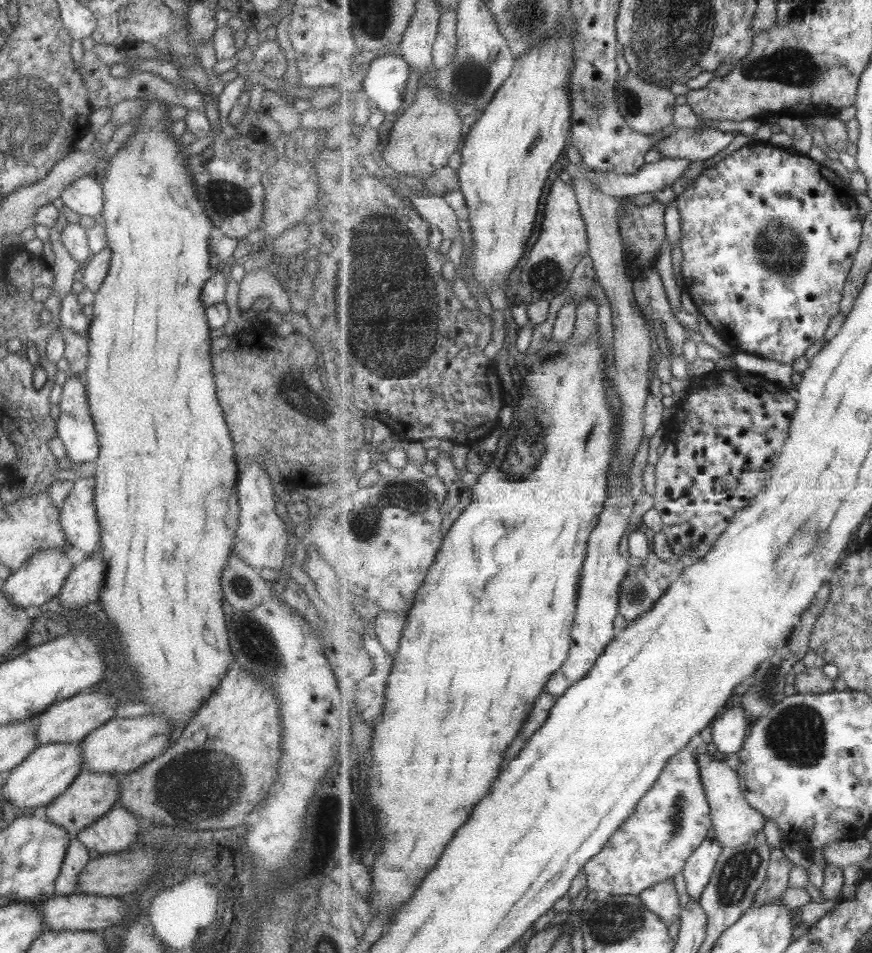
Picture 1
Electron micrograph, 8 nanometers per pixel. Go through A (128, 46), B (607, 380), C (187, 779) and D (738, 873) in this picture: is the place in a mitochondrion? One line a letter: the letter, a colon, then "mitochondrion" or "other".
A: other
B: other
C: mitochondrion
D: mitochondrion

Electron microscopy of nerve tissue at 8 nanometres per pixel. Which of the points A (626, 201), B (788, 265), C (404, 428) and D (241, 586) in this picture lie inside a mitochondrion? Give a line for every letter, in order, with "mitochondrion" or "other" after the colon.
A: other
B: mitochondrion
C: other
D: mitochondrion

